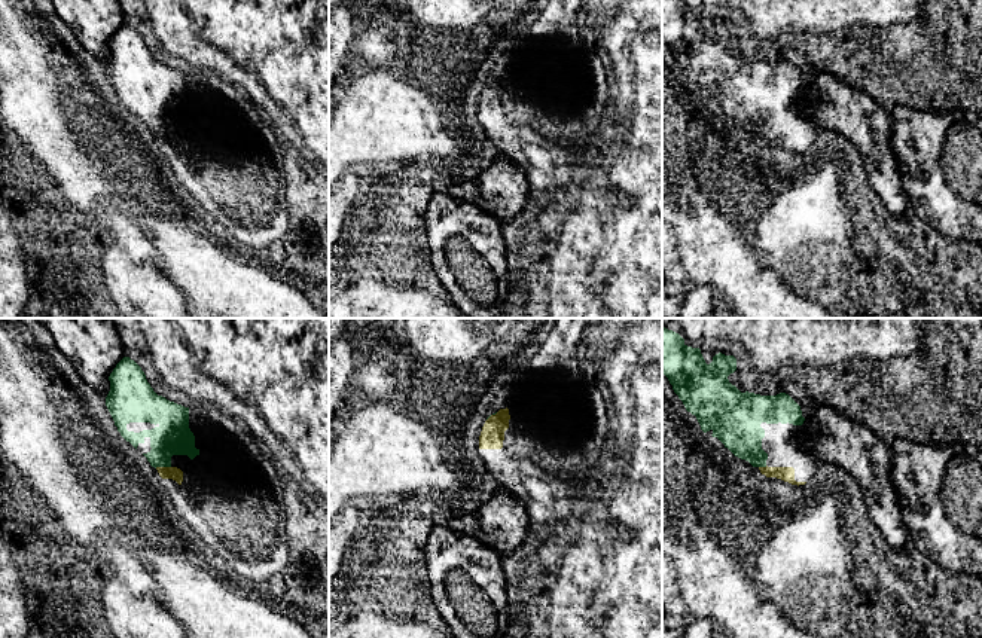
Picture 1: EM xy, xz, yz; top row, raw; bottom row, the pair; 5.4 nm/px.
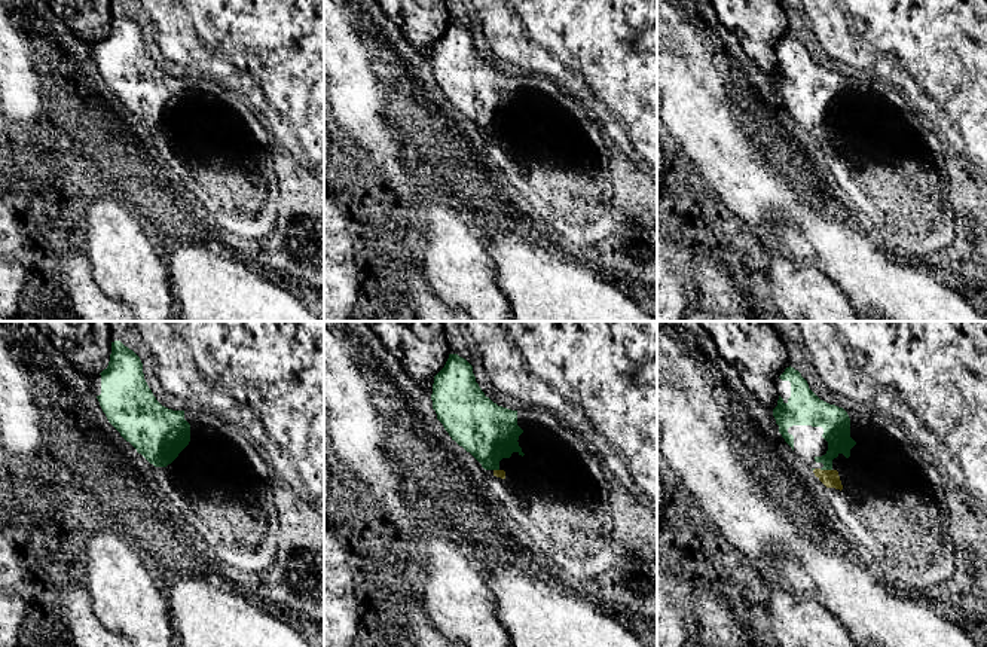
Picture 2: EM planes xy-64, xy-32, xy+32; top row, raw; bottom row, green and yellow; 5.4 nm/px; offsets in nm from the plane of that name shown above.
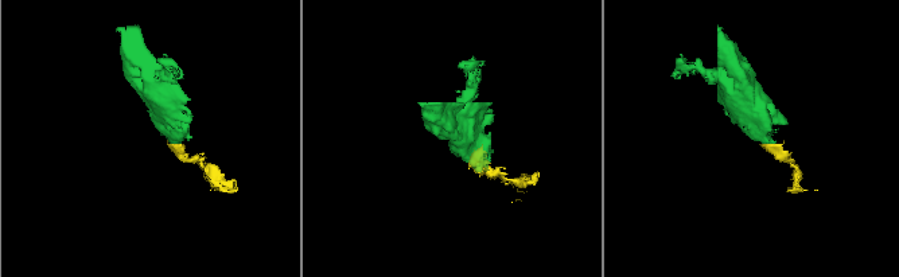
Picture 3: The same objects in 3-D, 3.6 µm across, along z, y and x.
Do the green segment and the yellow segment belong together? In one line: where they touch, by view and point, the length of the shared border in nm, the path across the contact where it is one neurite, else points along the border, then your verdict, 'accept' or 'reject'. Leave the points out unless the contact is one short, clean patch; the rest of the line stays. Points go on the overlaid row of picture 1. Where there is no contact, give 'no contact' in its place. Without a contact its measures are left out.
contact xy (162, 466); length 90 nm; accept

